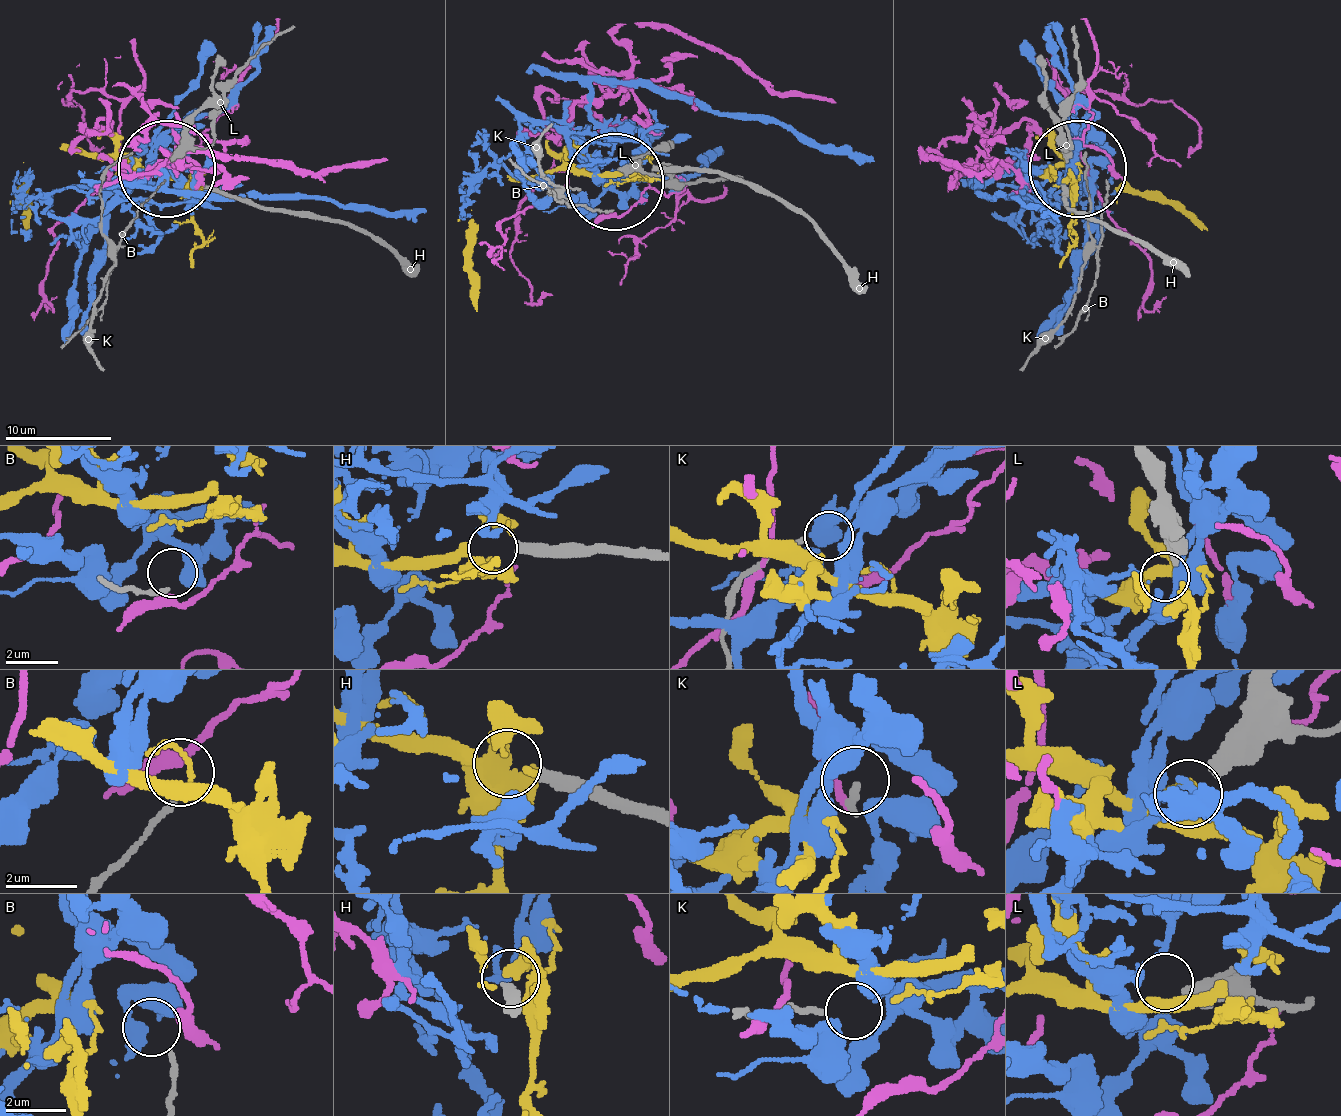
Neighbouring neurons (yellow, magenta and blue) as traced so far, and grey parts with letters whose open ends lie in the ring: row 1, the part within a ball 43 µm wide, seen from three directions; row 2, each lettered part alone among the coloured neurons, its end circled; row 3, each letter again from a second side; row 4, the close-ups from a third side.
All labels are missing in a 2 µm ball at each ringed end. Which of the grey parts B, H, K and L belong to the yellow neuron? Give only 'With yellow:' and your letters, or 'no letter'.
With yellow: H

